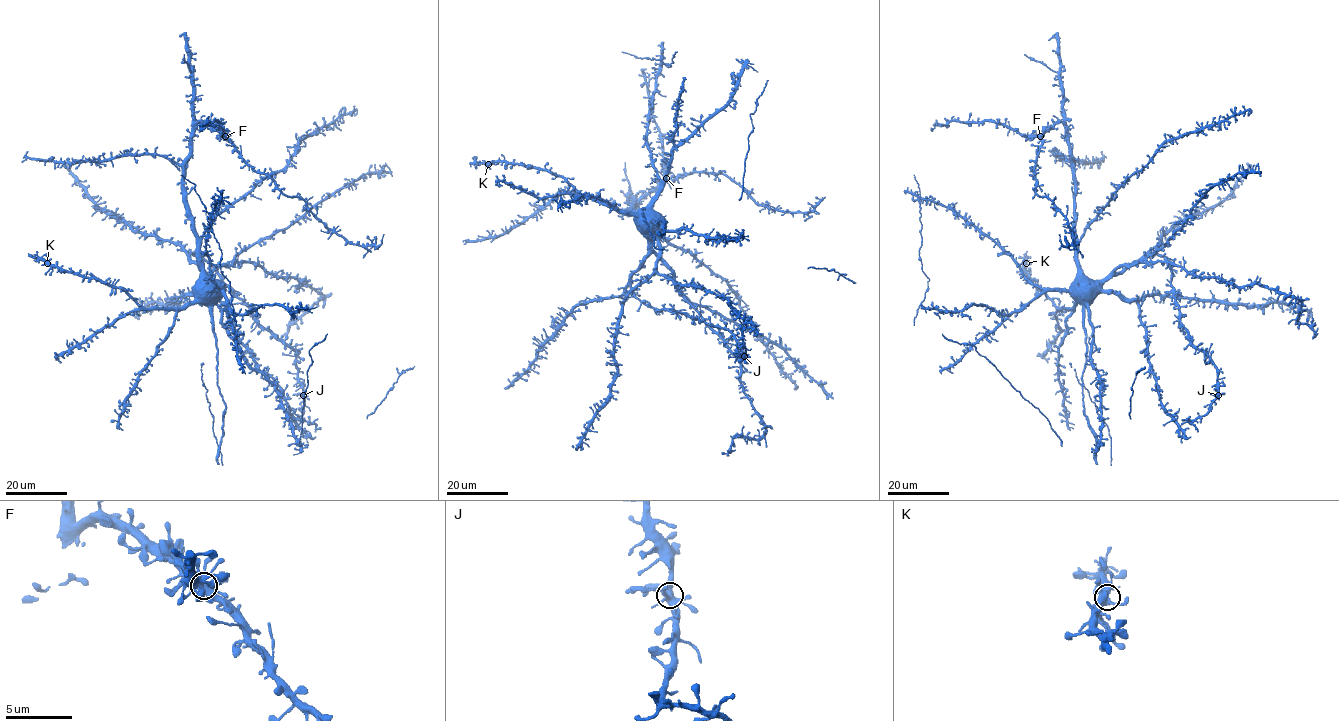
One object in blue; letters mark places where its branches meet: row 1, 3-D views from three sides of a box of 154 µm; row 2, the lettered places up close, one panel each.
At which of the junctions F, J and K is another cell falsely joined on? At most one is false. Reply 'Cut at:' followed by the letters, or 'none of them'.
Cut at: none of them

